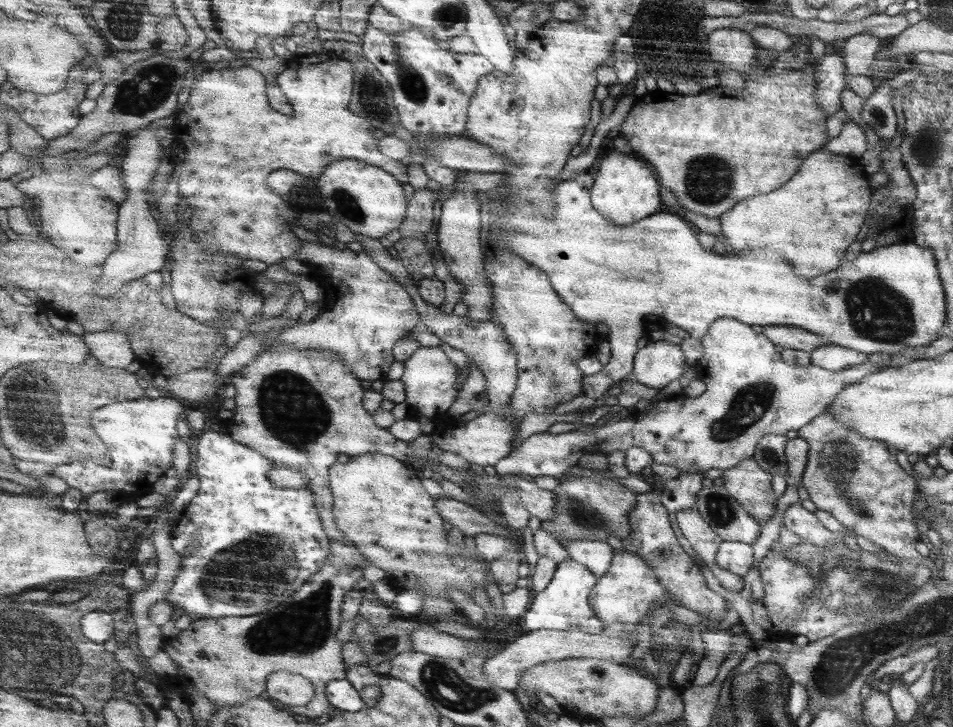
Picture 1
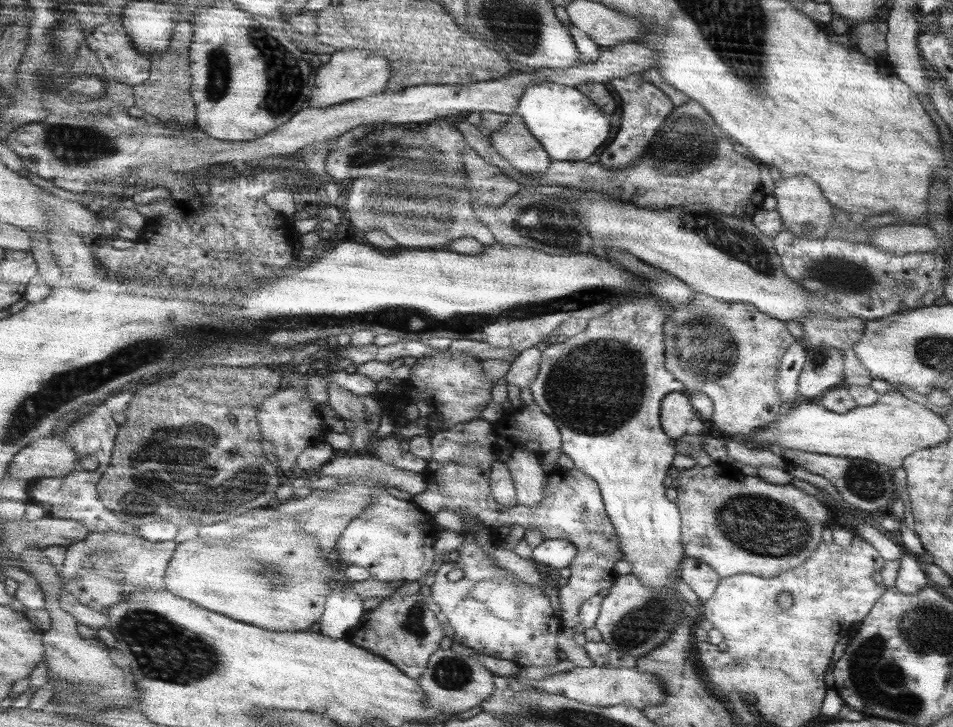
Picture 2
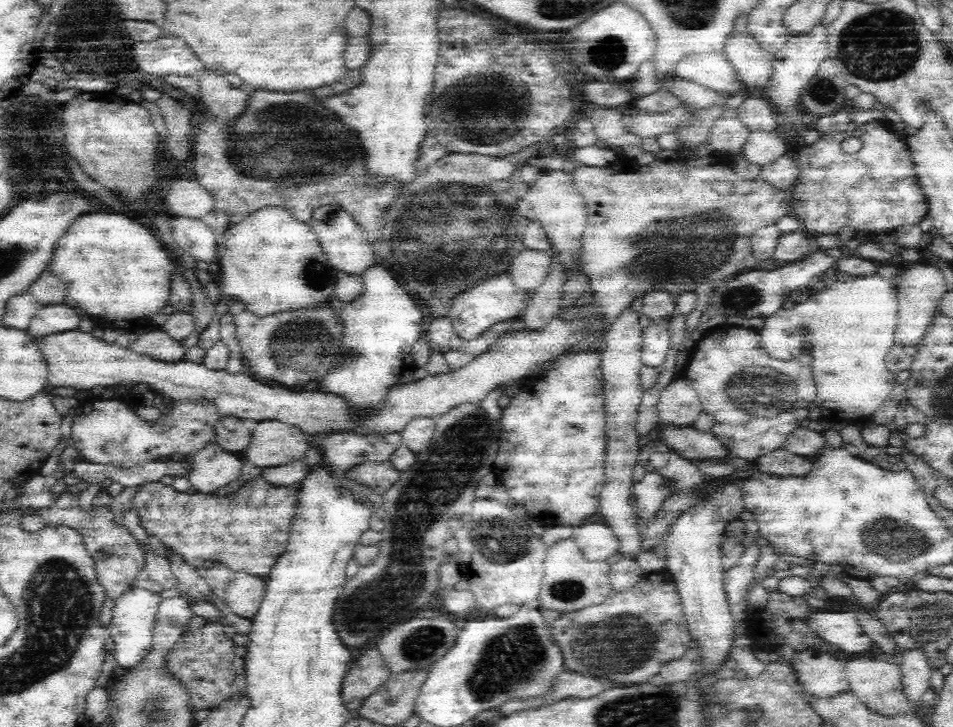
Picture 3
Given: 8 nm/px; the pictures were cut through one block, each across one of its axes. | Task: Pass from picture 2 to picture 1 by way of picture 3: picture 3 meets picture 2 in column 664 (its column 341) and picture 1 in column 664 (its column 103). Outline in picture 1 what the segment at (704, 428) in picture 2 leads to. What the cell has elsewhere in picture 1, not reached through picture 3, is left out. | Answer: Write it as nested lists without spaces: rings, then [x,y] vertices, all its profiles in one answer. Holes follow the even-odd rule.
[[[651,338],[651,342],[639,350],[635,358],[635,380],[649,388],[663,388],[669,382],[681,378],[689,368],[687,354],[683,346],[671,344],[661,338]]]

